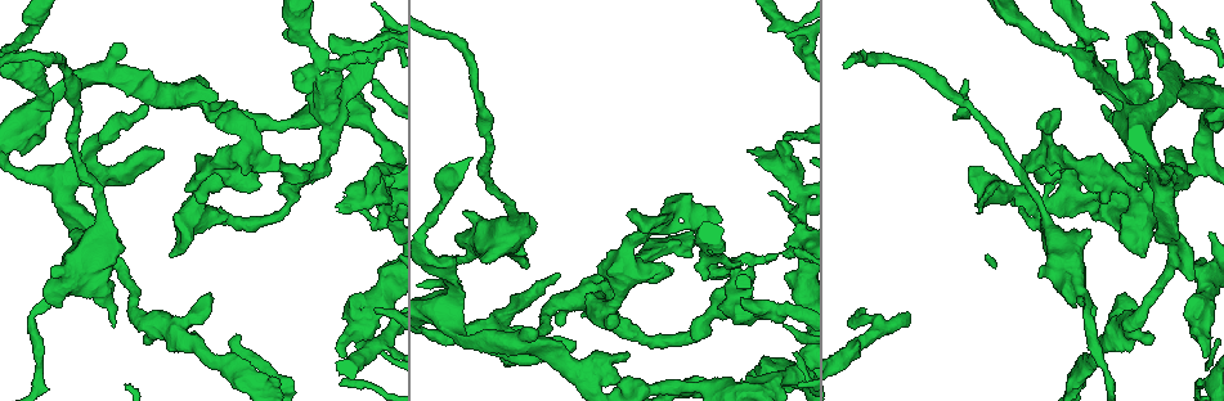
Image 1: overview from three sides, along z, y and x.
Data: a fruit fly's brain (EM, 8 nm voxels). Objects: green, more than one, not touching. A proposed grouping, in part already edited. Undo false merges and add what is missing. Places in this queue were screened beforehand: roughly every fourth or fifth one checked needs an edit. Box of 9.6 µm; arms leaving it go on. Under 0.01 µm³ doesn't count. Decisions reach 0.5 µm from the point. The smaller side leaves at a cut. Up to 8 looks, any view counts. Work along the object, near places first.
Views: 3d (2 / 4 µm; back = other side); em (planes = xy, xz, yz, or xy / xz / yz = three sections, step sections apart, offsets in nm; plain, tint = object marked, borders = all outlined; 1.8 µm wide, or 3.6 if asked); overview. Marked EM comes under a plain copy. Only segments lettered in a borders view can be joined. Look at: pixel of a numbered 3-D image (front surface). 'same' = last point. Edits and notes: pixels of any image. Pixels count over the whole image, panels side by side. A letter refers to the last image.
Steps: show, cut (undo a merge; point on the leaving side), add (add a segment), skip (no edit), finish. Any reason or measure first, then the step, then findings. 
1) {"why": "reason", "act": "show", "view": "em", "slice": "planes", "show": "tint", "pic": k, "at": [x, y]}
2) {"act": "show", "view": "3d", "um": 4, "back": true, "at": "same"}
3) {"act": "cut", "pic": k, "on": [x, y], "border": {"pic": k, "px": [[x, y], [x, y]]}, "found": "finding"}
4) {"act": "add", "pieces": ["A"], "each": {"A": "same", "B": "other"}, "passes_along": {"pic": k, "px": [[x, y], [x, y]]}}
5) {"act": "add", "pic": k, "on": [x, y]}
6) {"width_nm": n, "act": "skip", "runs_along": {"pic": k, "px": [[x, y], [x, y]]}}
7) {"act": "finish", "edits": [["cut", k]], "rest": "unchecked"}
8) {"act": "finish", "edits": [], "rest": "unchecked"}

{"why": "sharp bend", "act": "show", "view": "em", "slice": "planes", "show": "borders", "pic": 1, "at": [304, 42]}

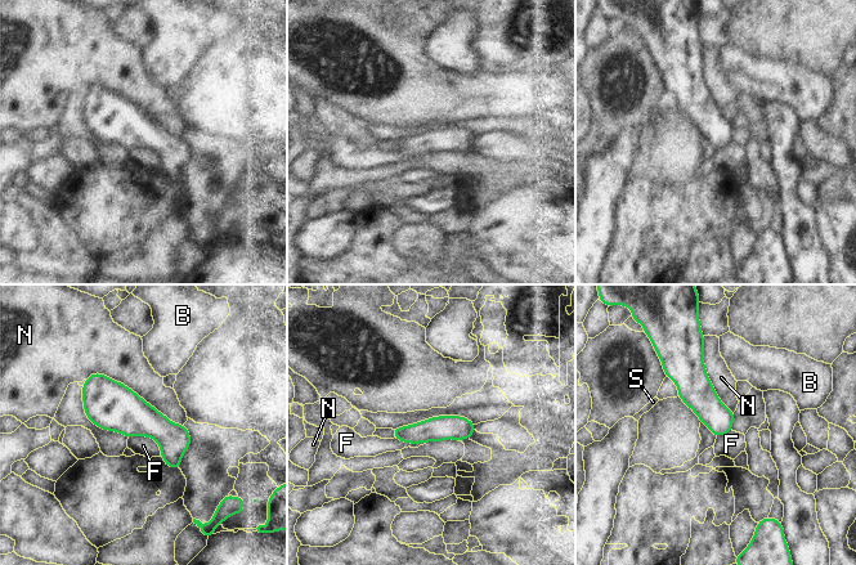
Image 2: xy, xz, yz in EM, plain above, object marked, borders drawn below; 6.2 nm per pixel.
{"width_nm": 160, "act": "skip", "each": {"B": "other", "F": "other", "N": "other", "S": "other"}, "border": {"pic": 2, "px": [[128, 438], [151, 436], [161, 456]]}, "found": "continuous, no second neuron"}

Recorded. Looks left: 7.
{"why": "a fork", "act": "show", "view": "em", "slice": "planes", "show": "borders", "pic": 1, "at": [313, 173]}

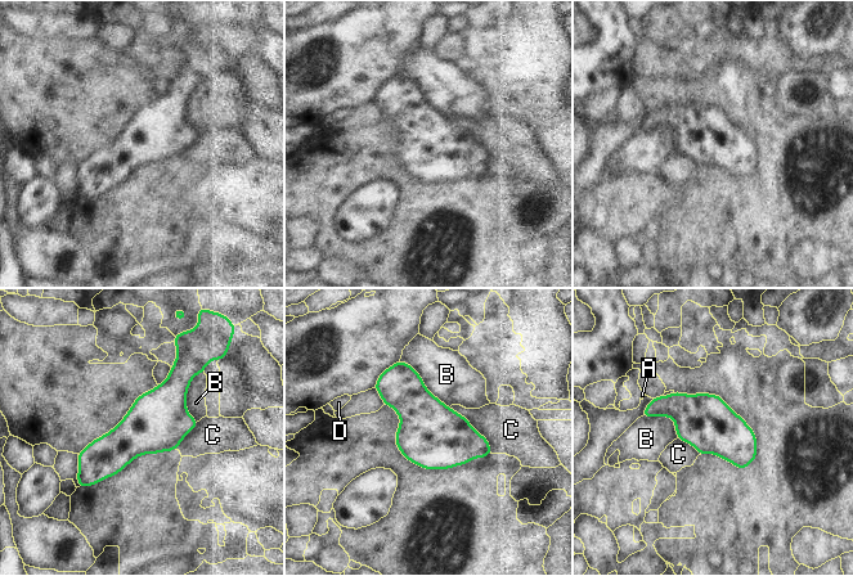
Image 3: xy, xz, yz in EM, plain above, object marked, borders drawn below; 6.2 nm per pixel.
{"width_nm": 340, "act": "skip", "each": {"A": "other", "B": "other", "C": "other", "D": "other"}, "border": {"pic": 3, "px": [[450, 406], [488, 441], [493, 453]]}, "found": "continuous, no second neuron"}

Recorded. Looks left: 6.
{"why": "sharp bend", "act": "show", "view": "em", "slice": "xz", "step": 8, "show": "tint", "pic": 1, "at": [391, 185]}

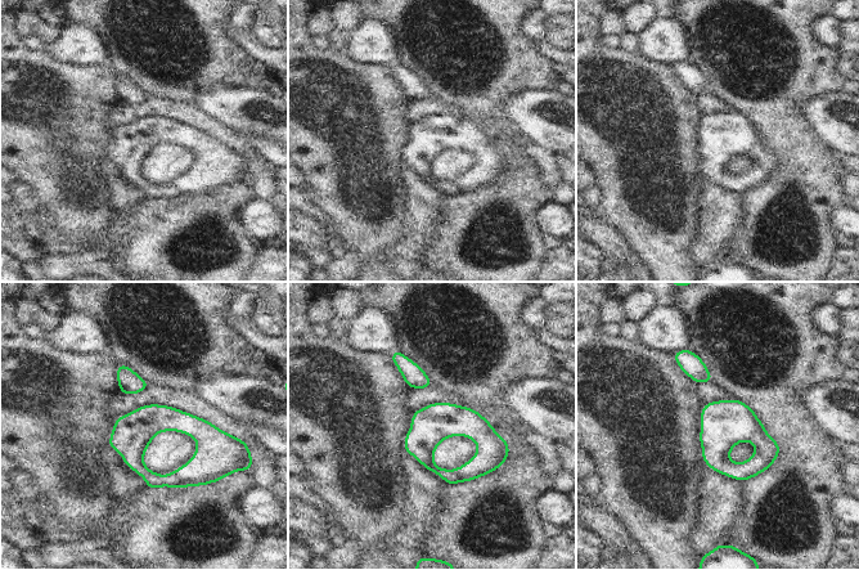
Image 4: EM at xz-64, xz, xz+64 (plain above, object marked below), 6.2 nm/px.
{"act": "show", "view": "em", "slice": "planes", "show": "tint", "at": "same"}

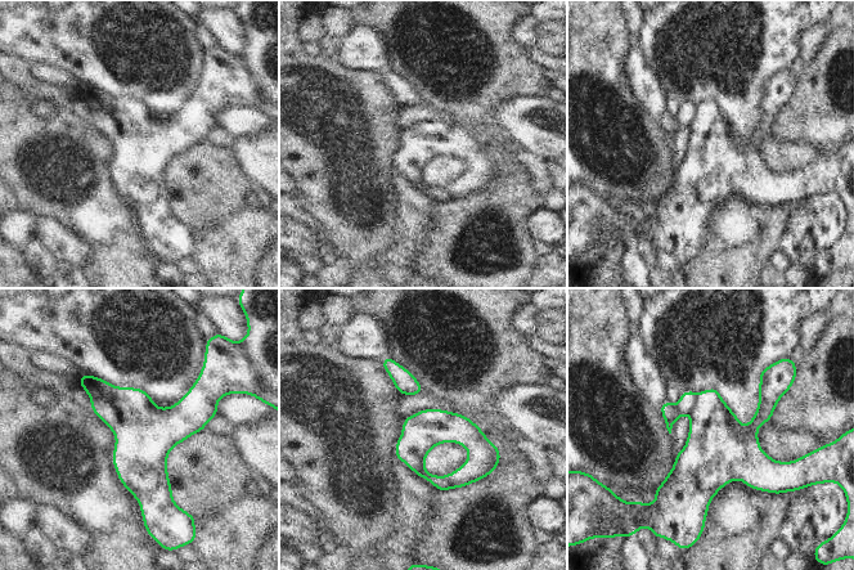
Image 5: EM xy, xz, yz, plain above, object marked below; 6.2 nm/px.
{"act": "show", "view": "em", "slice": "planes", "show": "borders", "at": "same"}

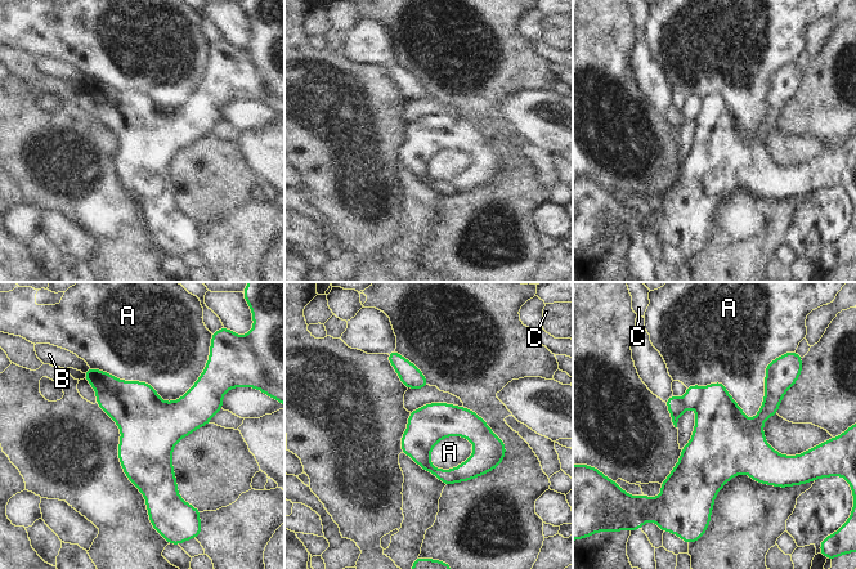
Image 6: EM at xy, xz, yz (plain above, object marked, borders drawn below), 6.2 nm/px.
{"act": "cut", "pic": 6, "on": [676, 407], "each": {"A": "other", "B": "other", "C": "other"}, "found": "two neurons meet here"}

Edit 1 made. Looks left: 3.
{"why": "branch stops here", "act": "show", "view": "3d", "um": 4, "pic": 1, "at": [307, 177]}

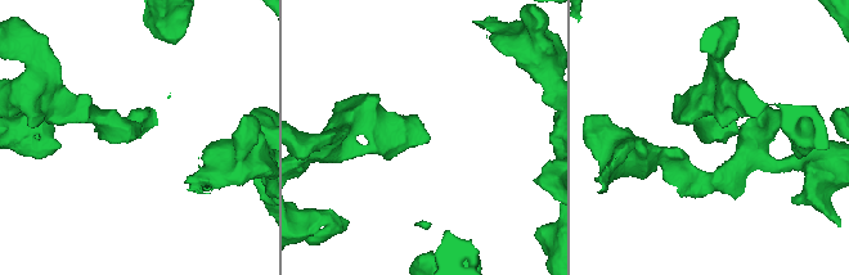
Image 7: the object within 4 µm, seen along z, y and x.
{"act": "show", "view": "em", "slice": "planes", "show": "borders", "pic": 7, "at": [140, 134]}

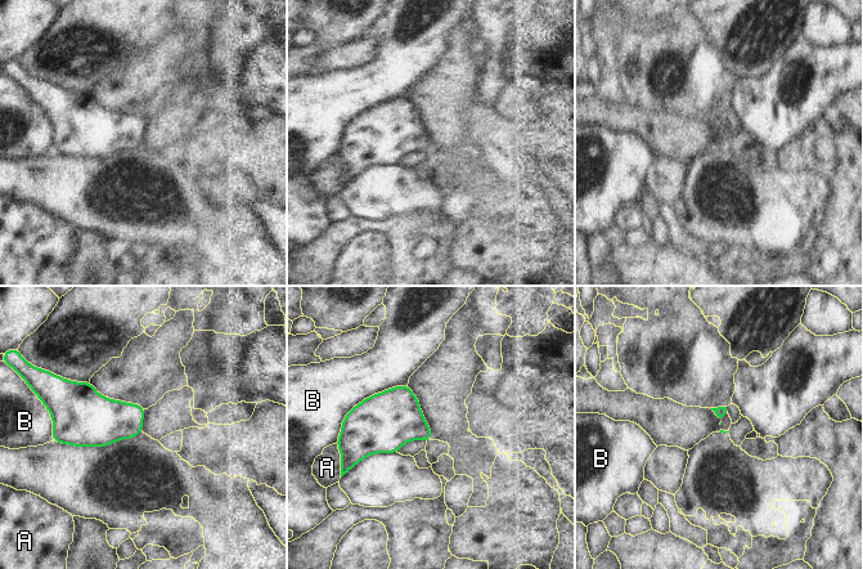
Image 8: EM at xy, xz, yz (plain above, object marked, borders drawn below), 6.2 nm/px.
{"act": "skip", "each": {"A": "other", "B": "other"}, "border": {"pic": 8, "px": [[407, 384], [365, 397], [342, 421]]}, "found": "none of them fits"}

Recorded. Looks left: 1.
{"act": "finish", "edits": [["cut", 6]], "rest": "unchecked"}

